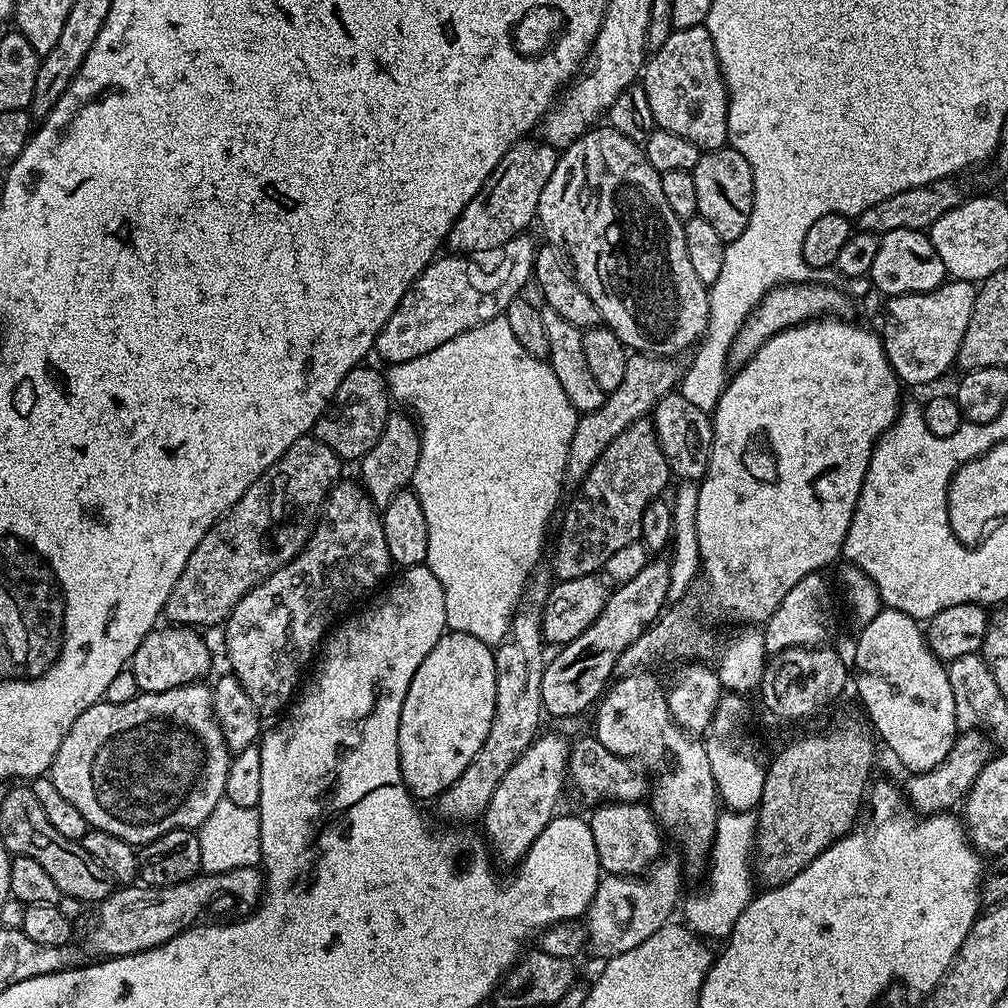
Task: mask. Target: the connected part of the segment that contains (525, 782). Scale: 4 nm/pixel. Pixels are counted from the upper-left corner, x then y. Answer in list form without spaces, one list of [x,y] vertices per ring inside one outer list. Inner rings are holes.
[[[546,732],[537,735],[518,762],[506,770],[502,782],[498,782],[494,790],[494,798],[490,798],[490,806],[484,811],[482,832],[499,863],[501,860],[511,866],[519,865],[530,846],[534,846],[538,834],[542,834],[557,815],[556,807],[568,780],[570,740],[556,732]]]

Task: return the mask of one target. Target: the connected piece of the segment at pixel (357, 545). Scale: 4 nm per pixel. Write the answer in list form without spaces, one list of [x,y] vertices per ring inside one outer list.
[[[337,482],[332,485],[324,501],[322,515],[316,521],[312,536],[301,552],[289,564],[282,565],[278,570],[271,572],[265,580],[261,580],[258,587],[251,588],[234,606],[223,625],[224,648],[228,651],[231,675],[236,677],[237,682],[246,690],[246,694],[250,694],[250,702],[254,702],[261,717],[268,718],[280,711],[283,713],[289,707],[301,683],[300,671],[307,666],[311,656],[317,655],[334,621],[341,614],[347,613],[347,608],[359,596],[366,595],[387,574],[388,568],[393,567],[390,550],[386,550],[384,525],[376,505],[364,493],[359,483],[344,483]]]

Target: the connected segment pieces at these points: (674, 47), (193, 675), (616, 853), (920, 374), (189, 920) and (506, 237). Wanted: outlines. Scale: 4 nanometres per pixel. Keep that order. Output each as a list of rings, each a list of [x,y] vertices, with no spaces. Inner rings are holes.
[[[701,26],[673,30],[670,38],[666,38],[662,45],[662,50],[647,57],[642,69],[642,87],[646,90],[657,128],[670,130],[670,134],[679,134],[682,138],[690,138],[690,142],[702,150],[722,148],[728,144],[728,90],[724,87],[724,76],[720,73],[714,42],[707,28]]]
[[[160,626],[148,632],[130,658],[130,671],[140,692],[165,692],[203,681],[212,656],[208,653],[207,642],[199,635],[203,636],[192,626]]]
[[[604,802],[593,808],[596,809],[590,815],[590,823],[594,834],[594,850],[598,850],[601,869],[619,870],[629,876],[639,877],[661,859],[663,852],[660,851],[664,848],[660,841],[662,825],[647,803]]]
[[[948,278],[929,292],[911,292],[891,297],[887,301],[888,309],[884,312],[884,332],[882,331],[884,349],[890,366],[905,385],[932,384],[939,376],[947,374],[948,367],[956,364],[958,346],[962,346],[966,326],[970,326],[970,314],[974,310],[977,291],[975,283]]]
[[[204,872],[174,886],[136,887],[117,887],[105,900],[99,901],[96,925],[88,932],[88,944],[97,952],[97,957],[125,956],[157,948],[179,932],[193,927],[201,919],[200,912],[207,913],[209,902],[218,894],[228,892],[237,901],[242,901],[250,891],[250,882],[233,872]]]
[[[525,138],[498,162],[490,178],[478,190],[474,198],[462,210],[460,217],[452,223],[452,229],[446,241],[447,247],[456,254],[483,254],[510,242],[510,238],[521,235],[528,223],[537,219],[538,198],[542,198],[542,186],[550,182],[554,166],[558,159],[557,149],[543,139]]]

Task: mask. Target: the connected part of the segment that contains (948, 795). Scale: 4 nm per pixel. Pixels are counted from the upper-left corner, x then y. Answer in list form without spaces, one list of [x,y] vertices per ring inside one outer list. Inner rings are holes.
[[[964,730],[956,737],[956,743],[952,745],[949,753],[946,754],[938,766],[934,766],[925,772],[911,773],[907,778],[908,781],[902,784],[902,791],[909,804],[920,814],[940,814],[945,810],[952,810],[952,807],[959,805],[964,797],[974,786],[974,778],[982,774],[982,766],[986,766],[994,755],[994,745],[987,735],[980,730]]]

